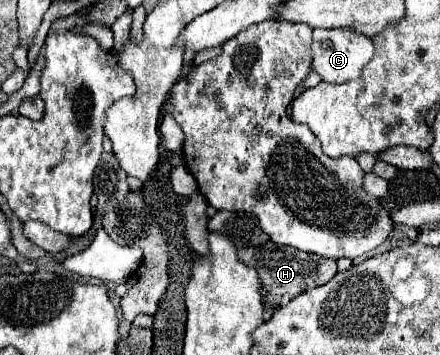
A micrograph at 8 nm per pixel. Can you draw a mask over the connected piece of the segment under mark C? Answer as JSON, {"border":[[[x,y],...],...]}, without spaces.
{"border":[[[313,30],[313,70],[321,76],[323,82],[343,84],[361,76],[361,70],[373,56],[373,42],[363,34],[355,34],[351,30]]]}

